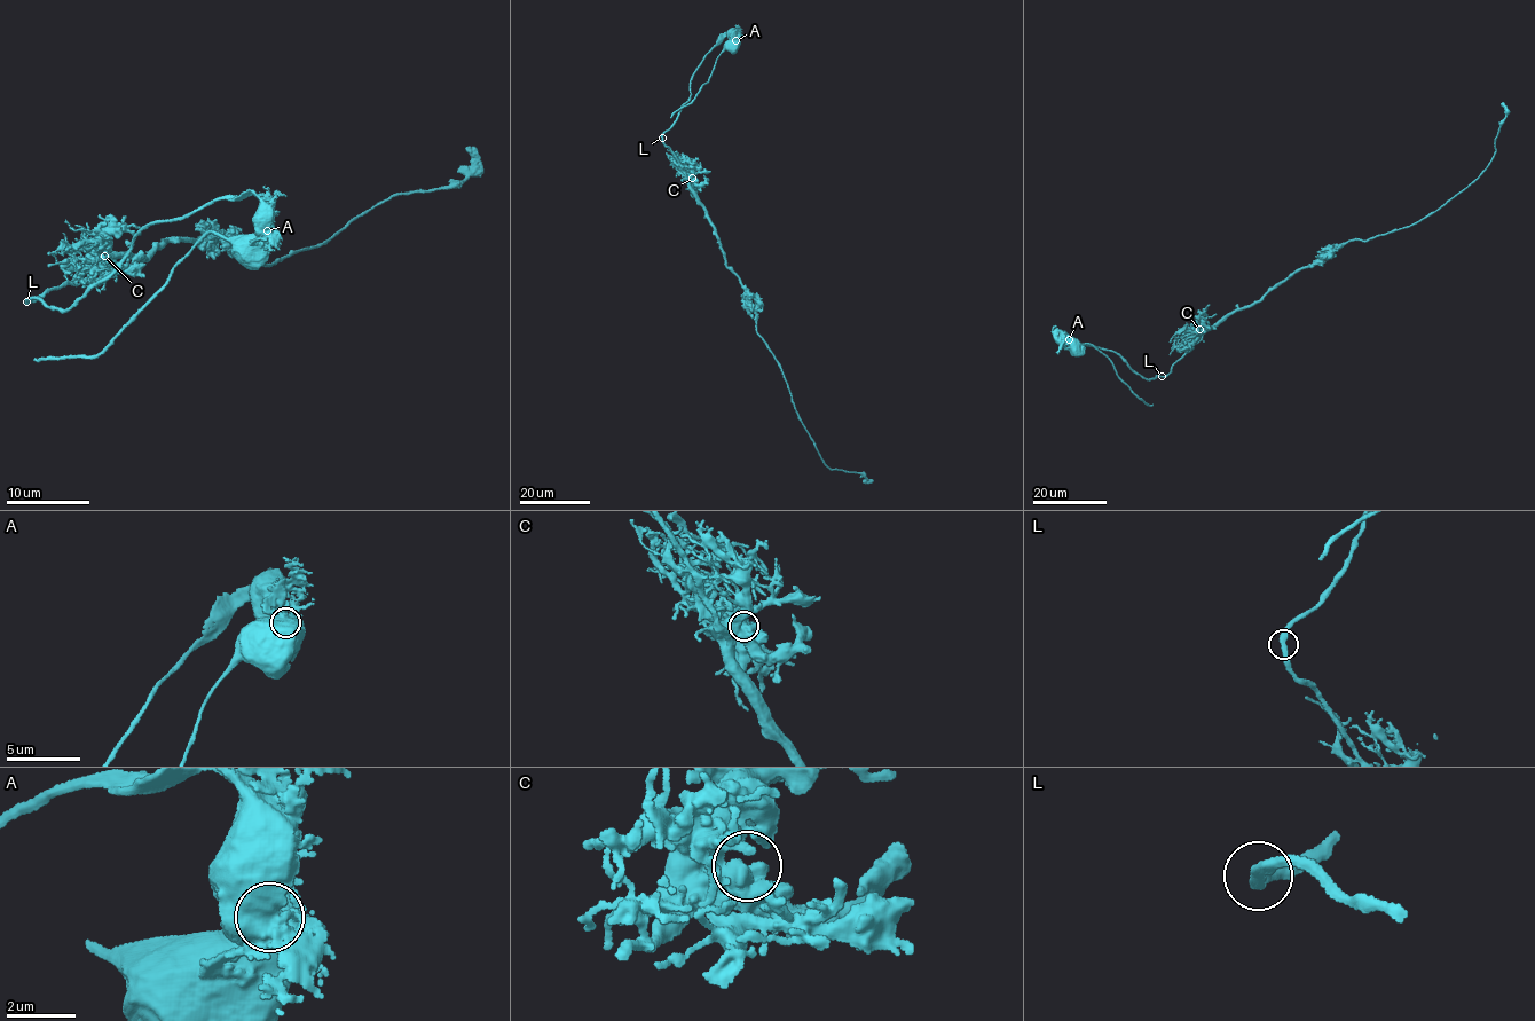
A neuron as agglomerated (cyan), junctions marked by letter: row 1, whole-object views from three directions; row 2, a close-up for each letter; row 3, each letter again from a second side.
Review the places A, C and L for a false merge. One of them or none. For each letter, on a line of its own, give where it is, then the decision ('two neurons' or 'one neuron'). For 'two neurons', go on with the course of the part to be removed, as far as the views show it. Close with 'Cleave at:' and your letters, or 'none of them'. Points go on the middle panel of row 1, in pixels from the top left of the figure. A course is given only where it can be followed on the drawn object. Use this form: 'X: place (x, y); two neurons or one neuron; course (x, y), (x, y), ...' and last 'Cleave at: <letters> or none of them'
A: place (735, 40); two neurons; course (735, 40), (716, 61), (709, 81), (694, 100), (670, 118)
C: place (692, 178); one neuron
L: place (662, 138); one neuron
Cleave at: A

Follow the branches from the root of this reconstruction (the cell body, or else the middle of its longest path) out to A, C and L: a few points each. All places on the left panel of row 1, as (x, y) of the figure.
A: (253, 251), (261, 246), (266, 230)
C: (253, 251), (259, 201), (220, 199), (142, 229), (121, 262), (69, 309), (26, 303), (104, 256)
L: (253, 251), (264, 209), (253, 195), (225, 198), (142, 229), (121, 262), (69, 309), (26, 300)

